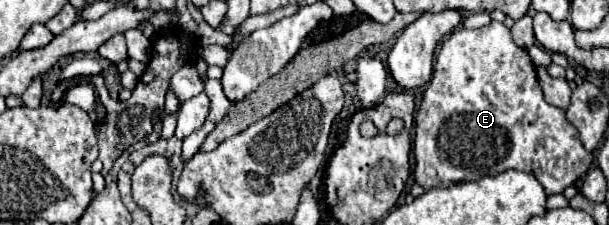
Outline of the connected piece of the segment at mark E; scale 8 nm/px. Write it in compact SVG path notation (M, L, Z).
M490 22L474 30L460 26L442 42L414 130L414 178L424 190L480 180L512 168L534 174L550 196L562 194L566 186L576 184L592 168L592 154L578 140L578 130L566 120L562 108L550 106L544 100L528 52L514 44L510 30L502 22Z

